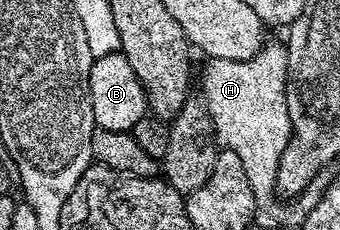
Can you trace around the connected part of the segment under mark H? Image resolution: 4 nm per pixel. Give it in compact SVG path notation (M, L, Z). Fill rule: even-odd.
M268 42L268 43L265 43L265 45L264 45L264 47L263 47L263 48L261 48L261 49L260 49L260 52L259 52L259 53L258 53L258 54L257 54L257 56L255 56L255 57L254 57L254 58L253 58L253 60L213 60L213 59L209 59L209 60L208 60L208 61L207 61L207 63L208 63L208 65L206 65L206 66L205 66L205 68L204 68L204 94L202 94L202 101L203 101L203 103L204 103L204 105L205 105L205 107L207 107L207 108L208 108L208 112L209 112L209 114L210 114L210 115L211 115L211 116L212 116L212 121L213 121L213 123L214 123L214 124L215 124L215 137L216 137L216 139L217 139L217 141L219 141L219 143L220 143L220 144L221 144L221 145L223 145L223 147L224 147L224 148L225 148L225 149L228 149L228 150L230 150L230 151L232 151L232 152L233 152L233 153L234 153L234 154L238 154L238 158L242 158L242 166L246 166L246 178L247 178L247 179L248 179L248 181L249 181L249 182L250 182L250 190L251 190L251 191L252 191L252 193L253 193L253 194L254 194L254 198L255 198L255 199L256 199L256 203L257 203L257 205L260 205L260 206L264 206L264 203L266 203L266 202L267 202L267 200L268 200L268 199L270 199L270 198L271 198L271 196L274 196L274 193L275 193L275 192L276 192L276 171L277 171L277 170L278 170L278 164L279 164L279 162L280 162L280 159L281 159L281 158L282 158L282 154L283 154L283 153L284 153L284 151L285 151L285 150L286 150L286 146L287 146L287 145L288 145L288 142L289 142L289 140L291 140L291 139L292 139L292 119L291 119L291 118L290 118L290 114L289 114L289 113L288 113L288 111L286 111L286 110L284 110L284 109L286 109L286 86L287 86L287 85L288 85L288 50L287 50L287 47L285 47L285 45L284 45L284 44L283 44L283 43L280 43L280 44L272 44L272 42ZM260 108L278 108L278 110L284 110L284 111L281 111L281 112L280 112L280 116L260 116Z

